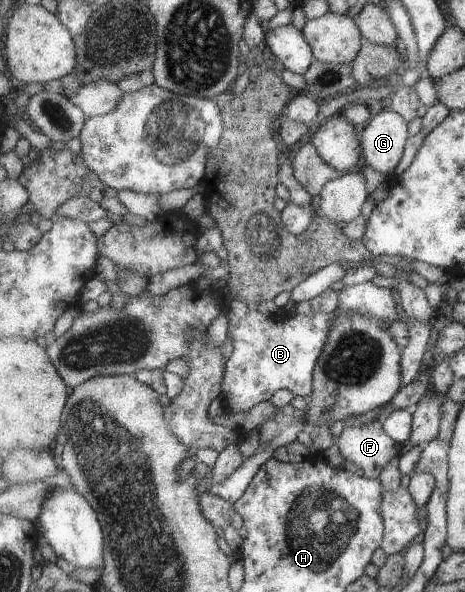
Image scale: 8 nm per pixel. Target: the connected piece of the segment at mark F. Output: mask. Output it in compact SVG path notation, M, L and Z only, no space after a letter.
M382 420L344 427L336 444L341 455L353 462L368 479L378 479L382 469L398 455L397 442L388 436Z

